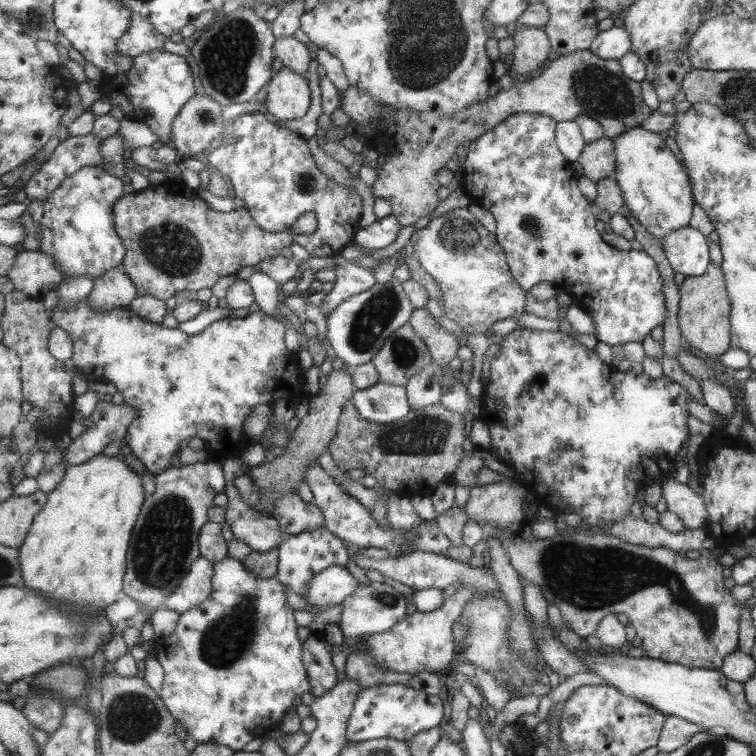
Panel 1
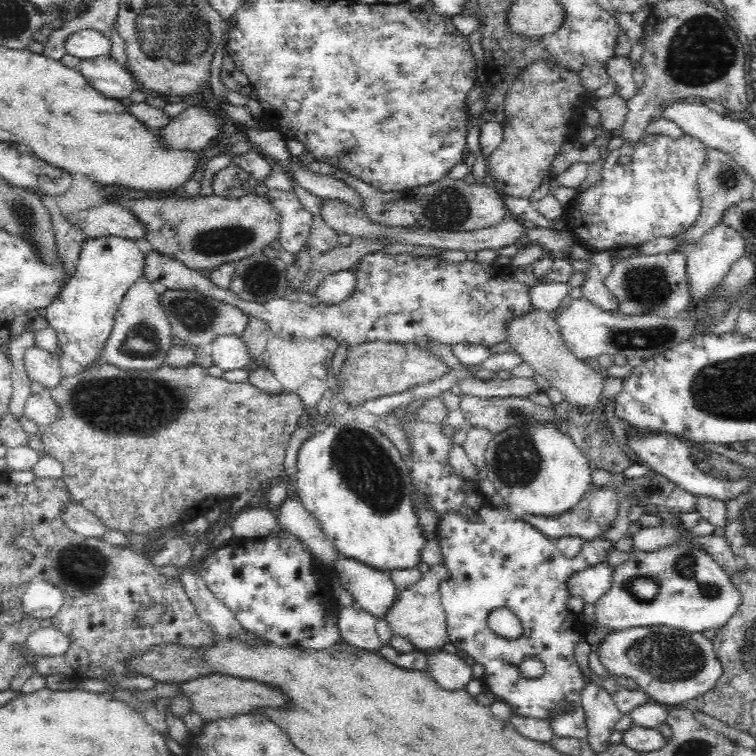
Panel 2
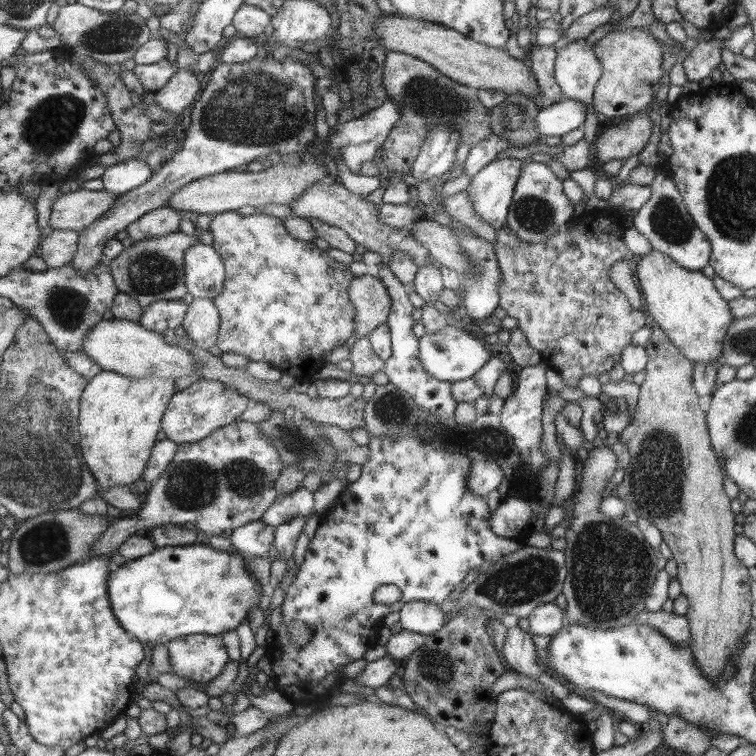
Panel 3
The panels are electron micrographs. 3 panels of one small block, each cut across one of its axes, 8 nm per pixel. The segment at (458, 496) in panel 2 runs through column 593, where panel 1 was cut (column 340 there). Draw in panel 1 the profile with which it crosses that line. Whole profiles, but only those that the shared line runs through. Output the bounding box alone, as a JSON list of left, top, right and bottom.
[277,526,353,602]

